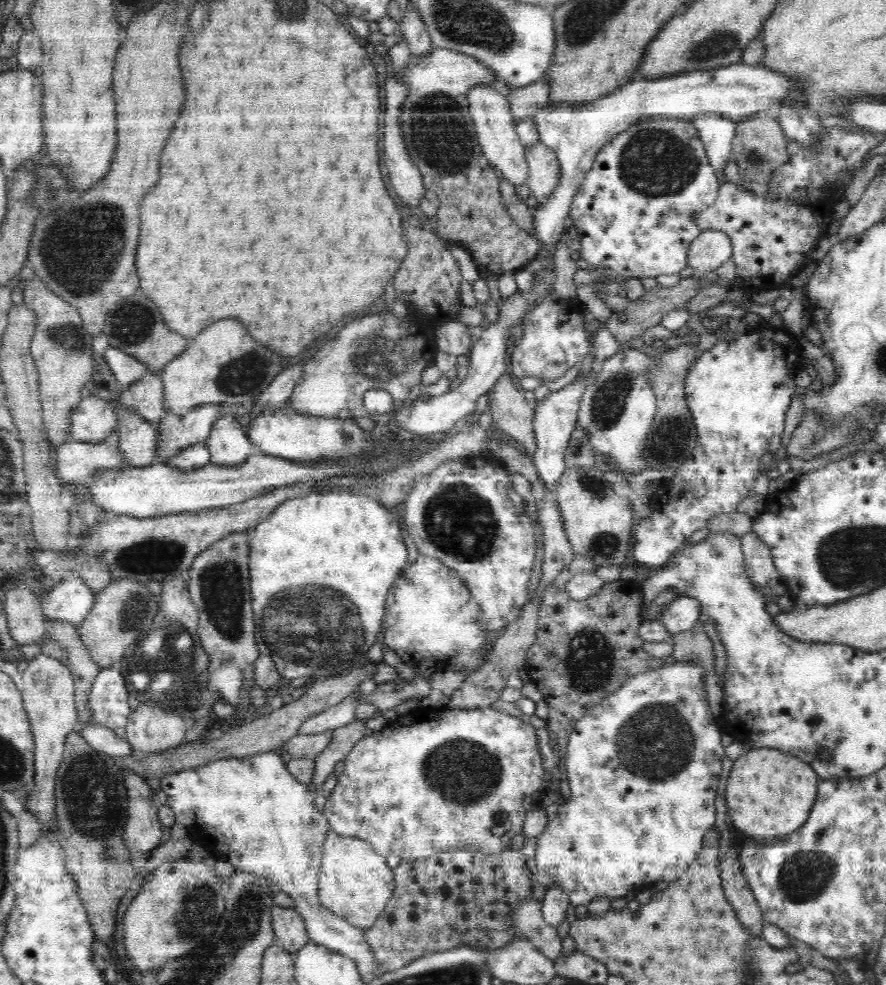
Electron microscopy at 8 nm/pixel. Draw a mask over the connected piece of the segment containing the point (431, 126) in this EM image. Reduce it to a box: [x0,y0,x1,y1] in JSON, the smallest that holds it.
[398,47,540,277]

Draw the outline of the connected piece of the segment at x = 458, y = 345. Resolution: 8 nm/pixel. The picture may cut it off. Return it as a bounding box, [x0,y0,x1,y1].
[434,320,470,357]

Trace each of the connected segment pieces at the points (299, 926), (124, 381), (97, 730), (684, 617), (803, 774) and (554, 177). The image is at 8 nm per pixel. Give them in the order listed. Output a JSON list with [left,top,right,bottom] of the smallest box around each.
[[271,905,309,954],[103,347,148,390],[75,723,136,757],[658,595,702,637],[724,748,819,839],[525,142,561,204]]

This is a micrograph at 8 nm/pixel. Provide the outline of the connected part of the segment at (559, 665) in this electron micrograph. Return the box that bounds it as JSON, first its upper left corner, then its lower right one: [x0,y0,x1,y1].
[524,579,664,758]

